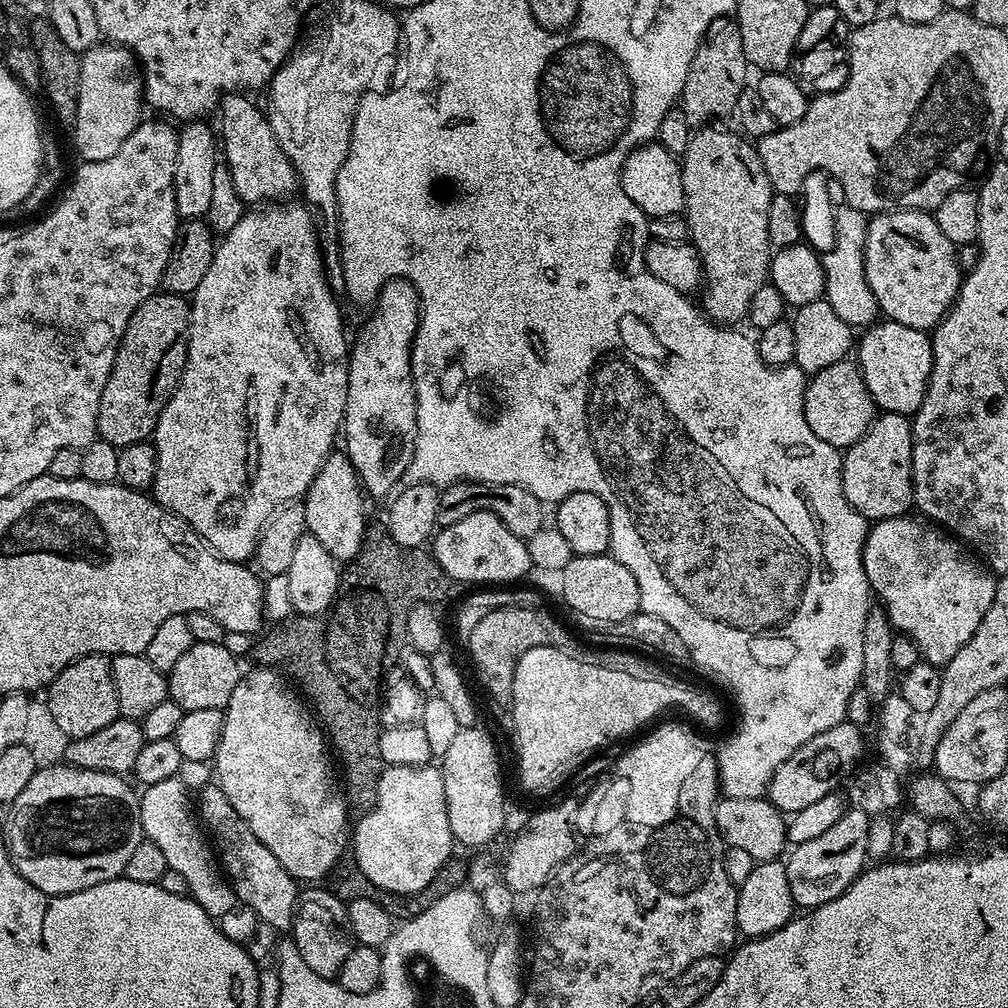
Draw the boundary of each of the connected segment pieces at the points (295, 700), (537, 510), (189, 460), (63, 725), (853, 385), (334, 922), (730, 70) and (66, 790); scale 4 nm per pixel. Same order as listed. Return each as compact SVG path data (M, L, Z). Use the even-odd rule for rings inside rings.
M256 666L253 669L253 672L245 671L241 675L238 686L234 686L234 694L230 694L230 702L227 708L223 709L224 725L222 726L222 734L214 757L214 776L218 781L218 786L226 794L226 798L230 798L230 806L234 806L234 810L238 810L238 814L244 819L246 826L250 826L250 830L254 830L254 834L258 834L258 842L262 842L262 846L266 846L266 850L270 850L270 854L274 854L274 858L278 858L278 862L282 862L282 866L286 866L288 873L296 877L297 881L300 882L304 882L304 880L320 882L323 881L320 879L324 875L325 879L335 869L336 865L341 863L343 856L340 855L344 852L344 843L347 840L349 843L350 840L350 824L348 828L348 812L350 813L350 808L345 795L336 790L332 770L328 766L329 749L326 745L326 738L321 727L310 713L309 705L293 691L289 681L277 669L263 666Z
M461 482L447 485L440 493L438 502L437 525L440 528L454 526L454 522L462 522L466 514L475 512L489 512L494 514L510 530L510 534L519 536L521 540L527 542L528 539L539 530L545 527L544 520L545 505L530 490L526 490L517 484L473 484L471 482Z
M276 202L261 207L261 212L245 211L244 216L226 233L216 245L216 257L210 262L198 290L190 297L192 321L188 335L186 366L180 375L174 394L166 402L156 423L154 447L156 449L156 478L152 482L151 495L167 512L181 516L205 544L224 560L248 562L255 557L256 543L265 524L289 502L296 502L308 491L310 482L318 474L322 462L334 450L335 442L342 432L344 407L348 393L348 357L350 340L344 337L344 316L340 304L328 284L324 271L324 253L320 246L318 224L313 213L303 203Z
M89 654L78 658L58 673L46 689L46 708L58 722L59 729L66 736L77 740L86 734L95 734L102 726L110 726L120 716L118 694L114 690L112 661L107 656Z
M845 358L826 366L826 370L811 373L808 385L804 388L804 413L806 422L822 442L846 450L866 434L868 427L878 415L876 403L866 390L866 382L860 373L860 365L855 359Z
M312 886L309 892L301 891L296 905L296 915L290 929L290 939L298 946L298 954L322 978L331 980L339 977L342 962L354 947L354 941L346 931L350 929L348 906L324 886Z
M720 17L706 30L698 50L690 62L690 74L686 74L686 86L682 90L679 103L684 117L693 126L708 126L719 116L731 117L736 110L738 94L749 83L750 65L746 50L742 50L742 34L735 19Z
M67 762L37 767L26 790L11 804L12 813L8 816L8 855L18 874L47 896L74 894L102 882L121 879L126 862L130 862L134 849L146 838L140 817L140 796L124 780L127 779L115 772L76 768Z

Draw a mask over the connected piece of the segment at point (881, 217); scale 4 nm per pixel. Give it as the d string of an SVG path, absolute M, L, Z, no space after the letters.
M882 212L873 215L868 221L868 233L866 234L866 246L864 247L864 265L866 266L866 282L870 282L870 290L876 299L877 309L887 319L894 322L902 322L902 326L914 326L931 330L943 320L945 314L952 310L952 303L956 300L956 296L960 293L960 282L962 273L958 262L956 261L957 245L950 242L950 238L946 238L946 234L942 234L942 230L938 230L938 222L935 215L926 212Z

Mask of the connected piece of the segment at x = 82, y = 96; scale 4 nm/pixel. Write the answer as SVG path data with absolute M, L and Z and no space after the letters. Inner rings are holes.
M111 42L97 44L80 56L80 85L78 106L72 136L76 139L79 159L101 160L118 154L122 142L142 122L140 111L145 111L144 78L139 60L129 48Z

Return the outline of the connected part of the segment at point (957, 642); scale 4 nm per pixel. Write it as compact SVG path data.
M905 514L875 521L869 527L868 537L864 543L864 578L867 587L871 591L872 588L876 591L877 598L881 600L877 601L882 605L884 613L890 618L893 629L901 636L909 636L914 642L914 646L918 646L921 657L927 663L937 666L947 664L950 658L954 658L954 654L958 654L958 650L962 650L962 646L966 646L966 642L970 642L974 630L978 630L978 622L982 622L982 618L986 618L986 610L990 610L990 602L994 602L994 594L996 593L997 577L975 555L972 555L973 557L967 556L960 547L962 547L962 544L959 539L953 538L947 531L937 527L935 523L929 522L916 514Z

